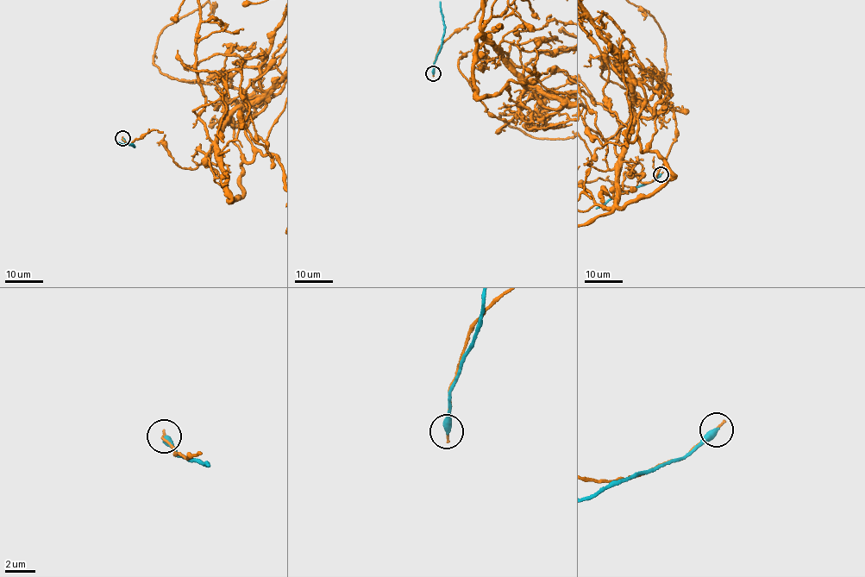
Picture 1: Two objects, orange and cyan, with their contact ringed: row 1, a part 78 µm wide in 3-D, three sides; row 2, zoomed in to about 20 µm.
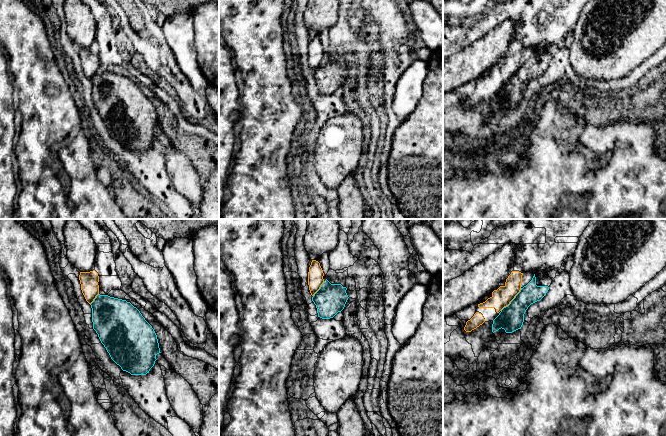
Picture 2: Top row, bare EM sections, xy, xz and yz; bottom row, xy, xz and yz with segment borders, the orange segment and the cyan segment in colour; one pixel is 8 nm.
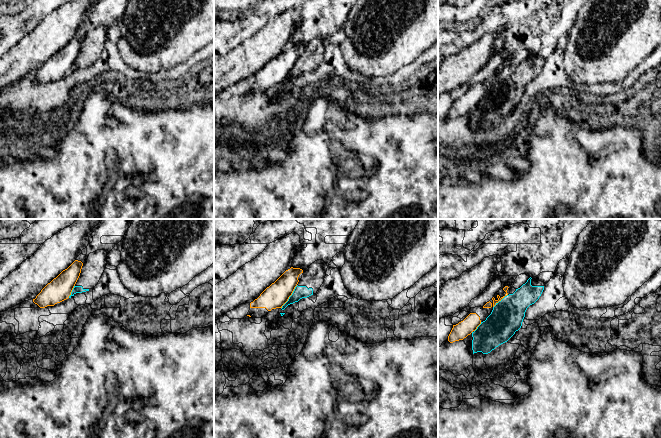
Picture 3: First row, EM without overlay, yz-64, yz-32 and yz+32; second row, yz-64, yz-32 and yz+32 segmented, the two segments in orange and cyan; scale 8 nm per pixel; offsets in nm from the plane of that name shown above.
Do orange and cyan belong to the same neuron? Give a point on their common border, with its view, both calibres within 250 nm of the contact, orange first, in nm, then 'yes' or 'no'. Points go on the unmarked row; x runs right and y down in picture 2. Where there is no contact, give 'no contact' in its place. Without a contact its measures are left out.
meets orange in yz at (512, 75); 150 nm thick on the orange side, 200 nm on the other; no

